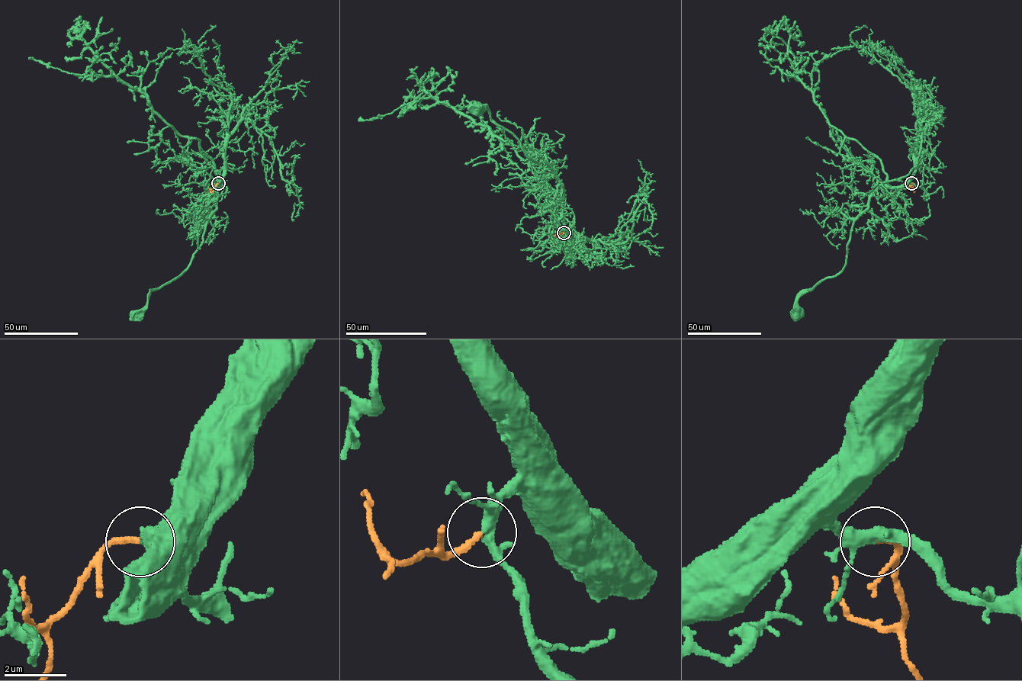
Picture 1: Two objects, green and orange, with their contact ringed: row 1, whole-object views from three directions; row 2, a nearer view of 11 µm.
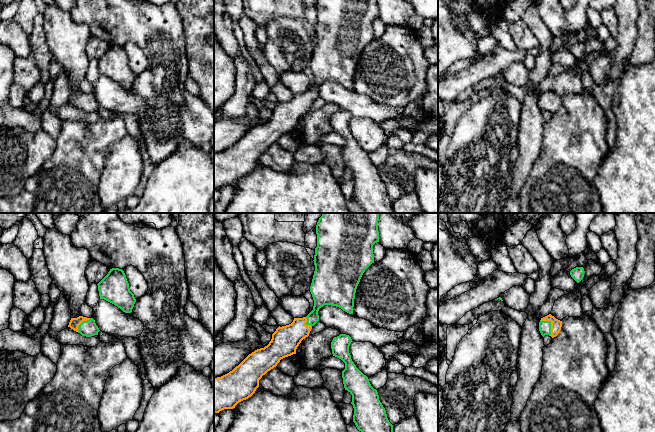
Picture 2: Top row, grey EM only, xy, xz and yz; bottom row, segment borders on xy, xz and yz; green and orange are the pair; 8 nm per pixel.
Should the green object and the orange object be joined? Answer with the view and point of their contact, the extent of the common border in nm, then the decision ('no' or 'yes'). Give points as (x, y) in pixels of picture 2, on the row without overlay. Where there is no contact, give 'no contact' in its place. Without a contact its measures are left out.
yz (550, 100) | 150 nm | yes

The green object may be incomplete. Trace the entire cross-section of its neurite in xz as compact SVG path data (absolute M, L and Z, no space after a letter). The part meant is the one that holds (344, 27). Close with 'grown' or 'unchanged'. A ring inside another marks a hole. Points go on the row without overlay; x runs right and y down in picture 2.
M317 0L317 23L315 24L315 47L310 62L314 76L313 86L303 94L294 94L289 101L278 103L267 122L249 130L229 149L214 154L214 189L235 182L251 173L259 163L259 156L277 142L281 135L296 130L303 115L319 97L318 87L324 81L341 84L353 90L357 62L365 46L374 39L373 21L379 18L378 0Z | grown

